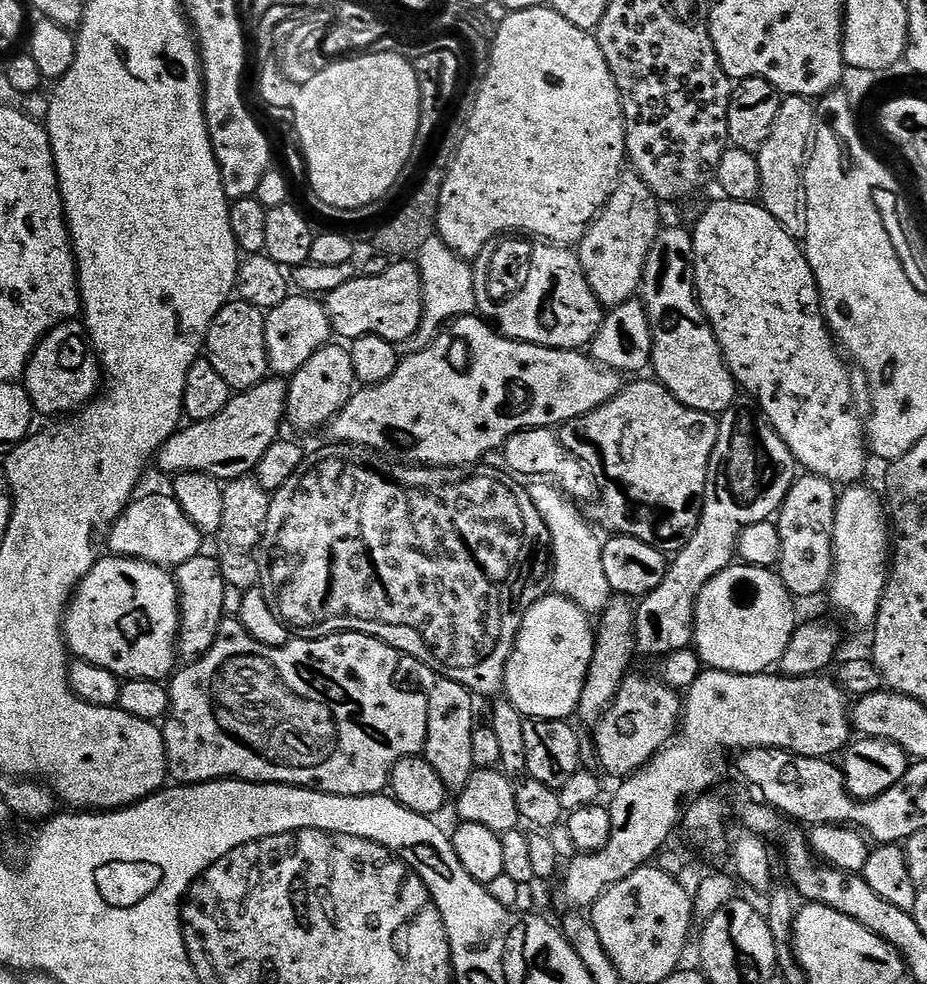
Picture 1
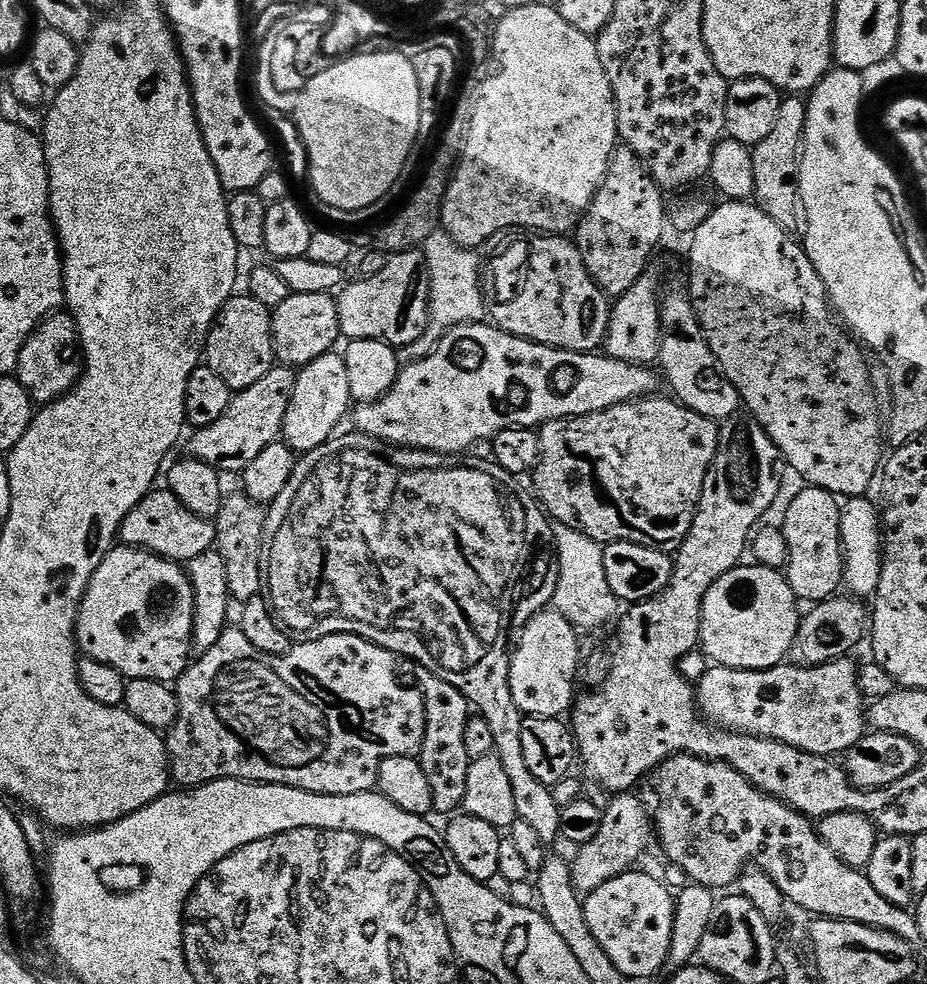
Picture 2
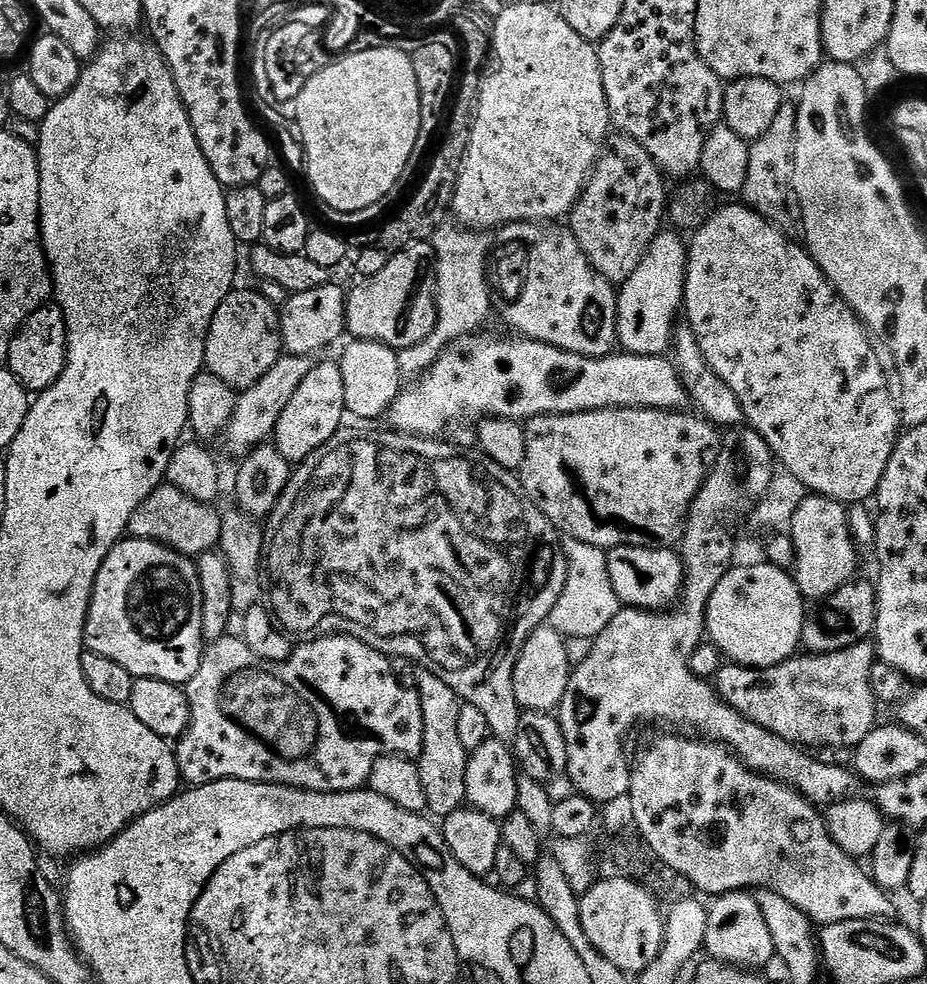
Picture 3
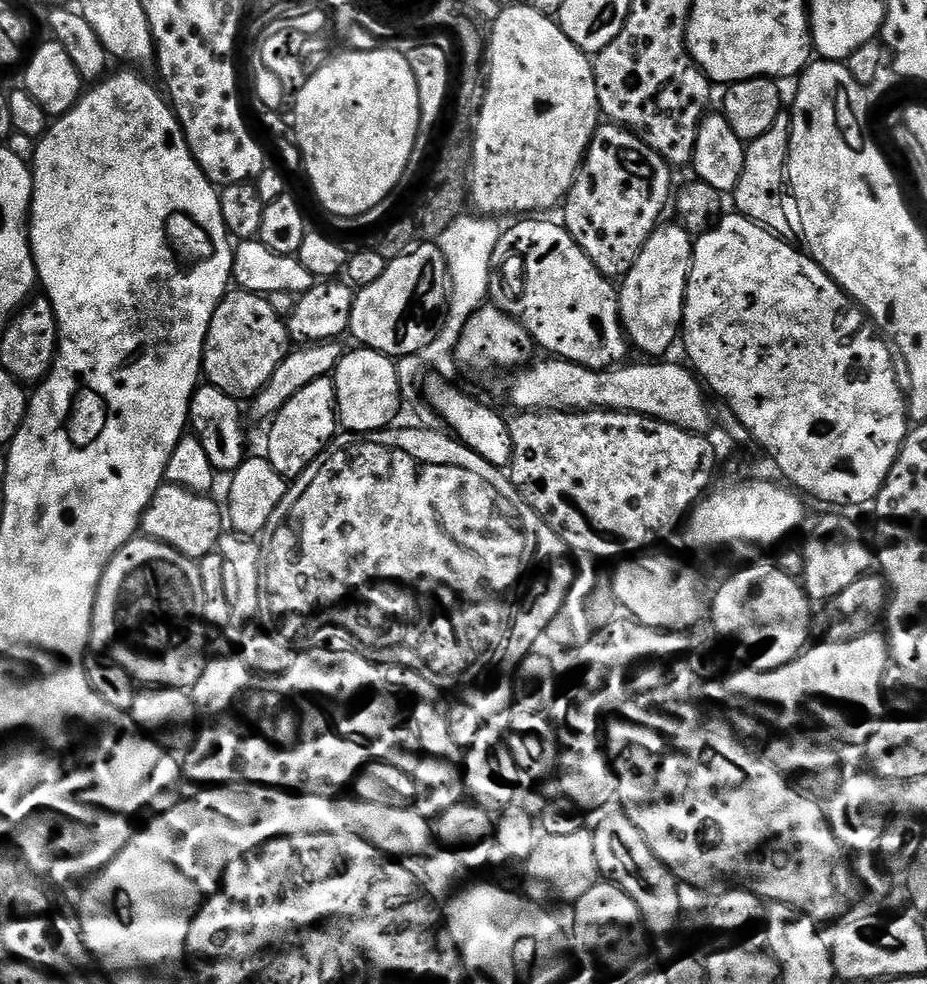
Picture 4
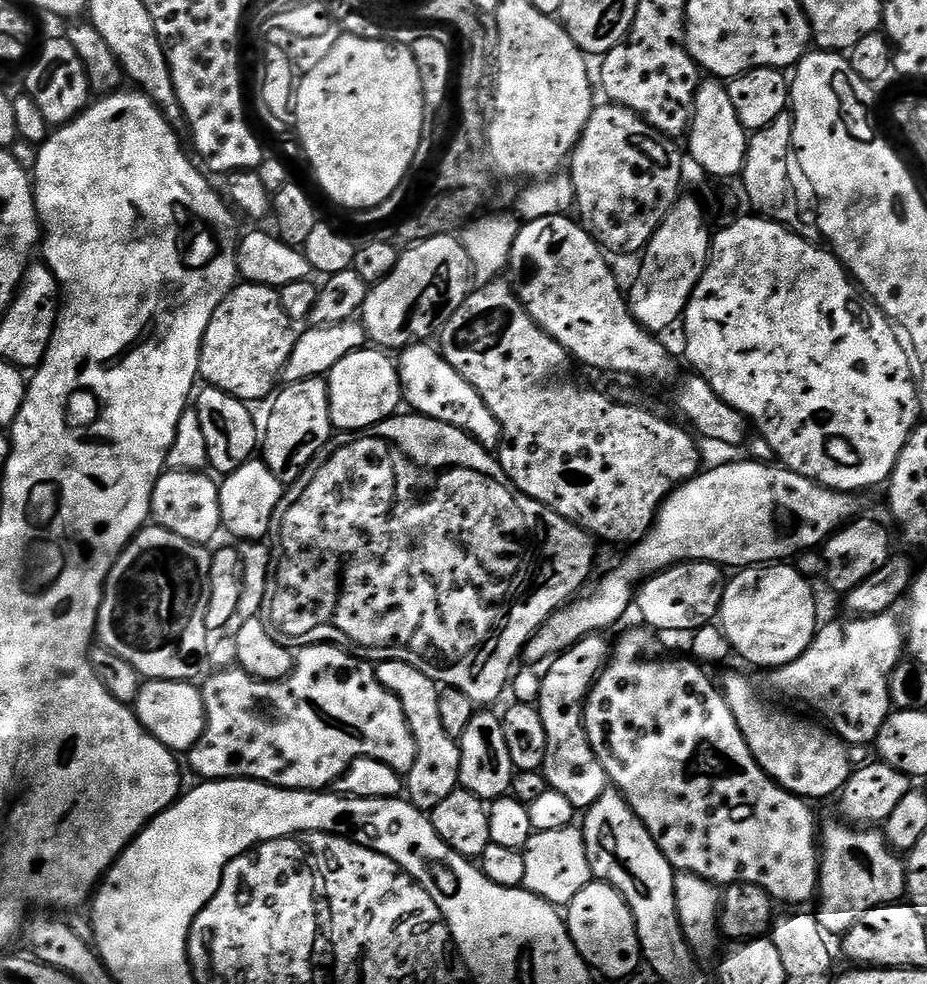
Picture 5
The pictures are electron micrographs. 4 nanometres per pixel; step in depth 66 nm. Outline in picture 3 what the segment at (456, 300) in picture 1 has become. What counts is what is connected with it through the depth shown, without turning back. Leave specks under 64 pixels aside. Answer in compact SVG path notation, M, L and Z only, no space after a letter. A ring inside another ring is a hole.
M451 223L441 224L430 241L436 258L435 328L420 344L397 351L399 372L405 379L414 380L424 375L441 356L446 346L460 337L479 331L490 312L492 292L484 268L492 250L491 239L487 233Z

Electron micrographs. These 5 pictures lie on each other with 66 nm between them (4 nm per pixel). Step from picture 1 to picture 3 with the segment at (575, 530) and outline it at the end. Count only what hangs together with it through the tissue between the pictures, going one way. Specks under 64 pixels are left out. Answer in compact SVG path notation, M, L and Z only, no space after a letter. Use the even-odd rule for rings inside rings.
M565 539L563 545L567 560L566 585L551 611L548 624L565 638L593 640L614 620L622 607L610 580L608 555L603 549L576 539Z

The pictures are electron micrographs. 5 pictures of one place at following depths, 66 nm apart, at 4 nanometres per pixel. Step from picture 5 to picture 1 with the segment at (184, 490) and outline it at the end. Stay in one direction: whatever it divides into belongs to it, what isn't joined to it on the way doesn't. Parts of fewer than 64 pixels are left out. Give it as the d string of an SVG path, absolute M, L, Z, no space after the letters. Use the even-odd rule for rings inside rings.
M171 494L142 496L133 499L114 522L108 532L107 551L114 556L145 560L169 570L175 570L182 566L182 562L201 555L203 548L200 547L206 543L206 537L198 530L198 526L194 526L194 522L190 522L190 518L186 518L176 497Z

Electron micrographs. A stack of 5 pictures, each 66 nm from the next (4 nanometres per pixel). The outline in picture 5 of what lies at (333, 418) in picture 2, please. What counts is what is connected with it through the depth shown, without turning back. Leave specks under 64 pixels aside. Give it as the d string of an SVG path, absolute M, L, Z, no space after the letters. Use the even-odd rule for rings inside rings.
M315 376L297 384L281 387L275 393L271 404L272 413L268 416L268 429L263 429L262 432L262 459L280 484L299 485L313 467L312 459L327 446L328 439L334 435L327 379Z

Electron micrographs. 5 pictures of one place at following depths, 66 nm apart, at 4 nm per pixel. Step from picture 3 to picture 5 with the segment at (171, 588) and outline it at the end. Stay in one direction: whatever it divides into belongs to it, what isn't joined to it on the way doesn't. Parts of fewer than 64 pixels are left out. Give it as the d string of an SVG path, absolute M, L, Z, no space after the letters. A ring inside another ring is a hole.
M159 526L141 528L120 553L104 584L100 617L96 619L99 643L118 654L118 658L130 662L141 677L199 681L205 675L204 668L208 664L208 583L211 577L212 552L207 547L178 538L178 534Z

